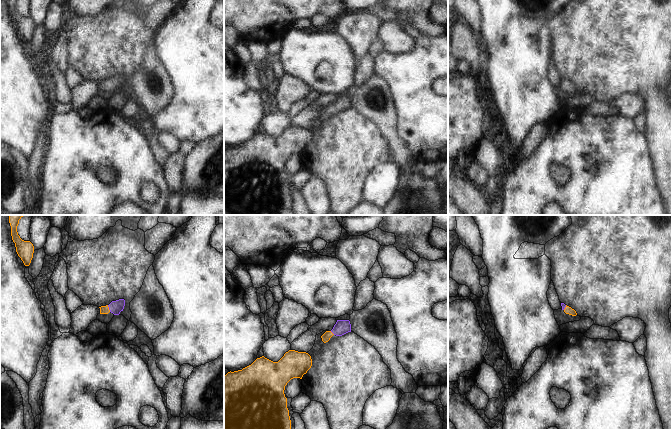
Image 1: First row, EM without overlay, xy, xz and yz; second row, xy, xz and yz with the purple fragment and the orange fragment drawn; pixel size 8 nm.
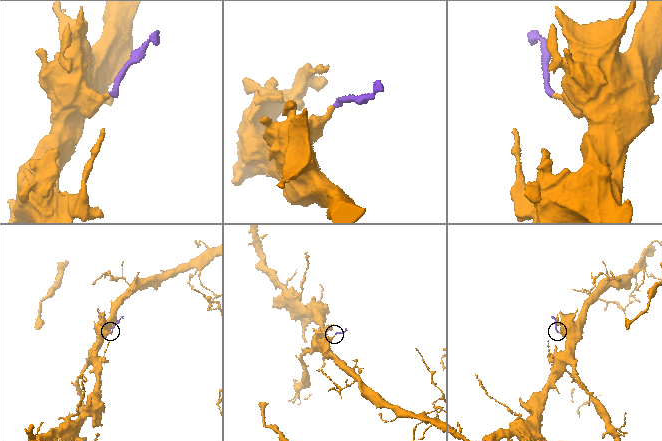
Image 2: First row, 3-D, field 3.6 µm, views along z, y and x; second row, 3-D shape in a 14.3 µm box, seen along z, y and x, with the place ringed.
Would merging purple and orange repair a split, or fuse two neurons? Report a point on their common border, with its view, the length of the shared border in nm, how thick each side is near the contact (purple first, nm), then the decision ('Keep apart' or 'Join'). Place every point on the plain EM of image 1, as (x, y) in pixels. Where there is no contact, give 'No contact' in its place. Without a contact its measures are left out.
Touches purple at xy (109, 84). Shared border 60 nm. Thickness 110 nm (purple) against 60 nm. Join.

